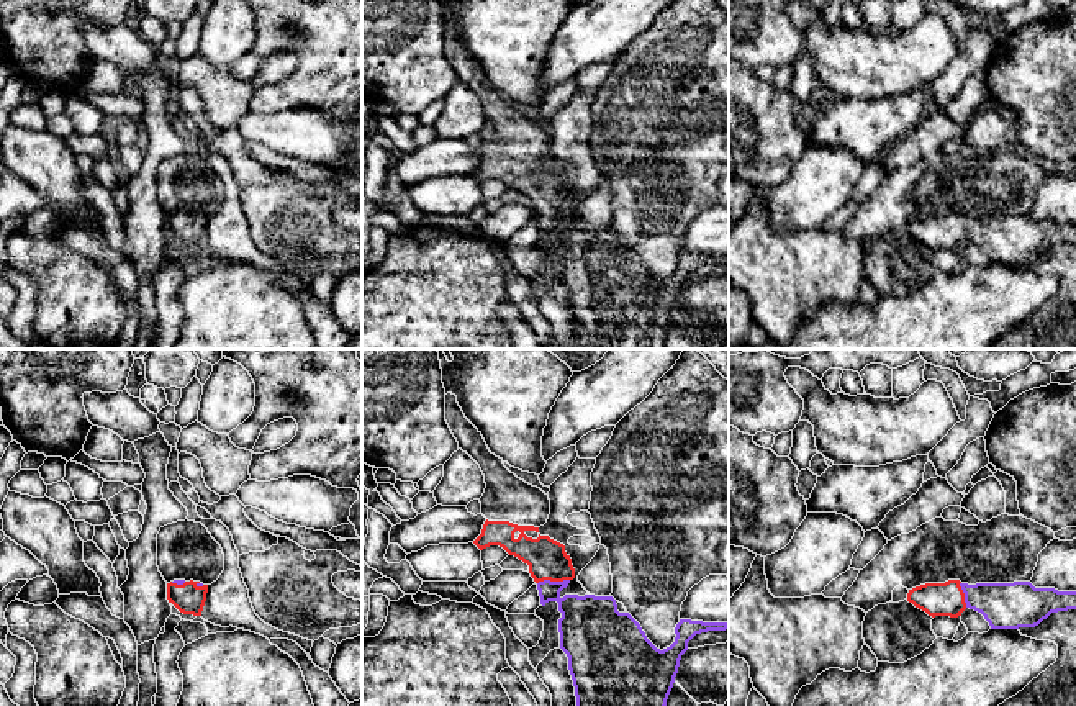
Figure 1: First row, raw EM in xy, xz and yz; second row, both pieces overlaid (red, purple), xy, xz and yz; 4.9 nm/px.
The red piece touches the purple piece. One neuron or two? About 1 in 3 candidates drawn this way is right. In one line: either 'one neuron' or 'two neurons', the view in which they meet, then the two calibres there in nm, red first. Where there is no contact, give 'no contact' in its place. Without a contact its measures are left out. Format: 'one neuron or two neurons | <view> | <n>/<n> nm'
one neuron | xz | 190/240 nm

